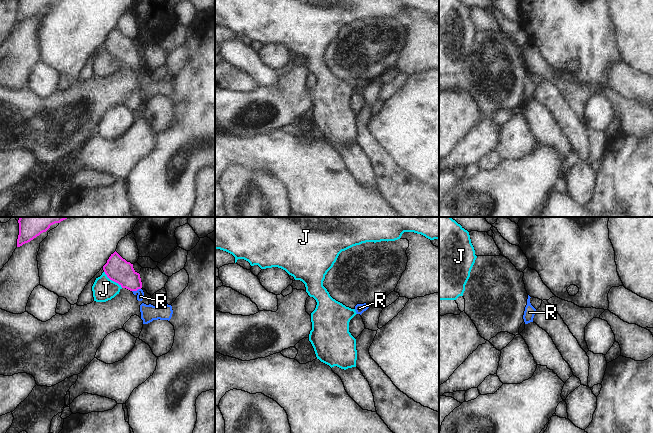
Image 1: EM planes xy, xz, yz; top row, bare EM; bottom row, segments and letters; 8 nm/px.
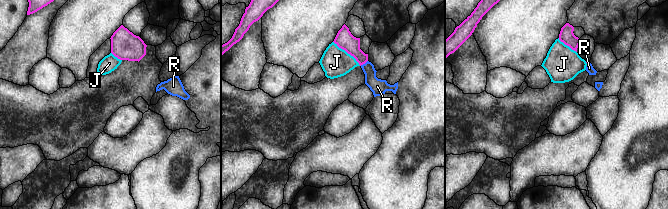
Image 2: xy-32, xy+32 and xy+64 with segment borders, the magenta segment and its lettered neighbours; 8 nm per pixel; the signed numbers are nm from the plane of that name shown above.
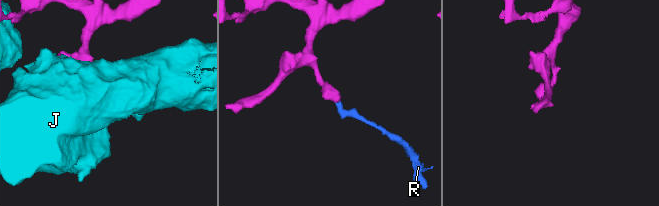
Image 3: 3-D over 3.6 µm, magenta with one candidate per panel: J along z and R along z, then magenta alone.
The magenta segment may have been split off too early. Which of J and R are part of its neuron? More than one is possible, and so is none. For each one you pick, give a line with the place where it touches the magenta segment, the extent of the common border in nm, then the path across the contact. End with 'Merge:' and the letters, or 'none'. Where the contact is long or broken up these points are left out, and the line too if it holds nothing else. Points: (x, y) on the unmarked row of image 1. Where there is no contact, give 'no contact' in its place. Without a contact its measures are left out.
R: xy (136, 66) | 80 nm | across xy (117, 45), (136, 66), (140, 72)
Merge: R

